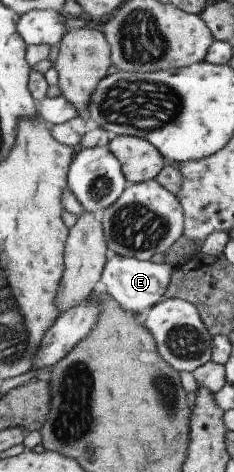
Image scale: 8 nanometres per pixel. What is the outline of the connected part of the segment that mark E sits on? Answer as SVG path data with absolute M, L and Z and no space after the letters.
M112 254L102 275L101 288L108 292L123 311L139 317L165 300L167 290L175 277L174 274L178 274L178 271L175 261L155 264L155 262L141 261L134 257Z

